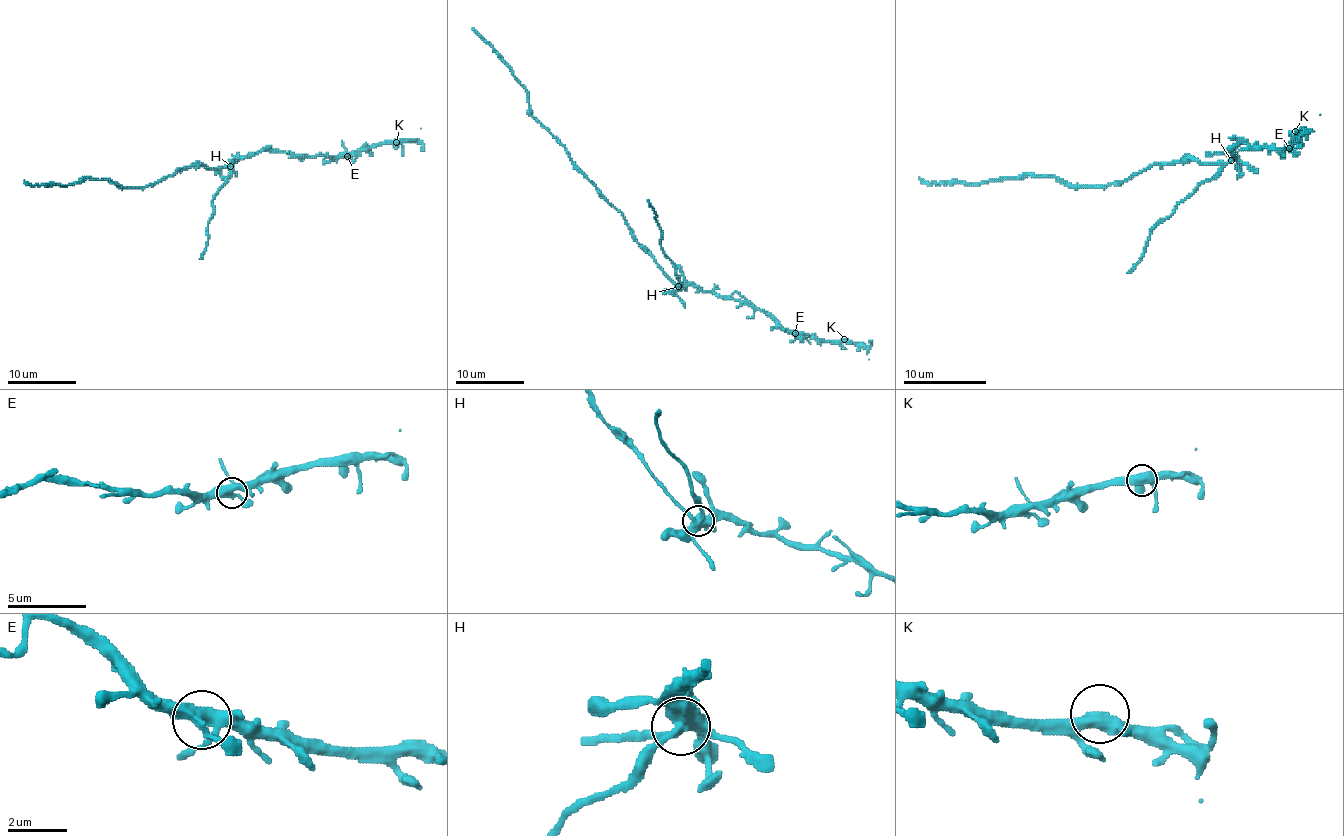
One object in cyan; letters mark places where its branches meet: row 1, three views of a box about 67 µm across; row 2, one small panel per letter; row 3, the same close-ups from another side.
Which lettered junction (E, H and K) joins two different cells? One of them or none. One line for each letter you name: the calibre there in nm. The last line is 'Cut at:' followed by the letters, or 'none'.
H: 460 nm thick
Cut at: H

